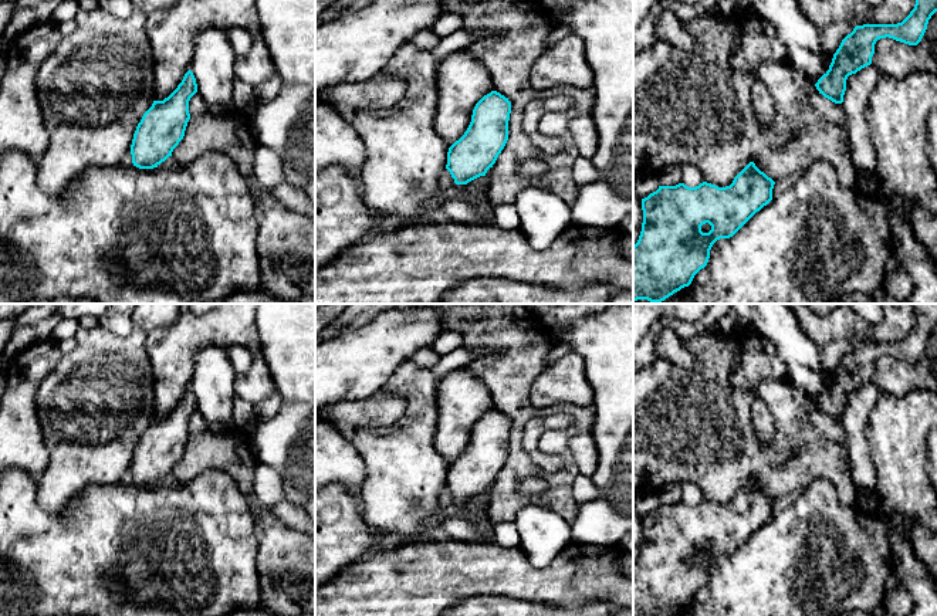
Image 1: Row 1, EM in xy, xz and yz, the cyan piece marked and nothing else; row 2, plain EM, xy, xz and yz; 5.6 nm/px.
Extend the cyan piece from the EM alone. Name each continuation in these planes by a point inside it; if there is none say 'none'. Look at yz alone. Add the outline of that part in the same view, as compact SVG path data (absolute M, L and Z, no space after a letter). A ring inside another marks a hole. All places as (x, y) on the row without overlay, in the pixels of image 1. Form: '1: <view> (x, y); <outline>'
none

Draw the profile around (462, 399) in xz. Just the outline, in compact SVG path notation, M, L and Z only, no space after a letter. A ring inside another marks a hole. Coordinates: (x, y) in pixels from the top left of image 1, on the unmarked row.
M466 369L437 379L434 447L444 458L459 458L467 449L476 422L494 409L488 389Z

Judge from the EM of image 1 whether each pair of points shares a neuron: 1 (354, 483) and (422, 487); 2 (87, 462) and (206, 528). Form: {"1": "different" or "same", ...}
{"1": "different", "2": "different"}

